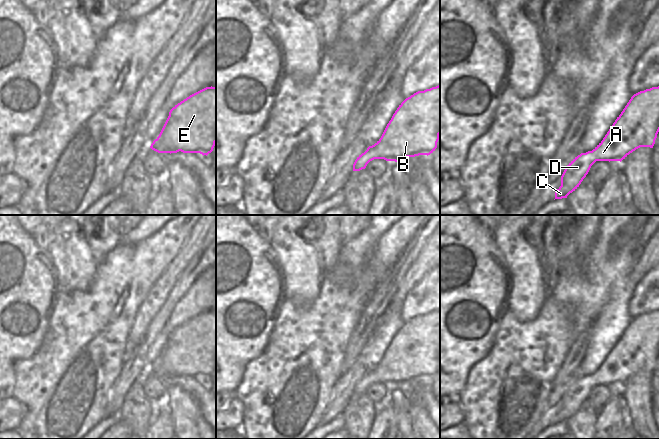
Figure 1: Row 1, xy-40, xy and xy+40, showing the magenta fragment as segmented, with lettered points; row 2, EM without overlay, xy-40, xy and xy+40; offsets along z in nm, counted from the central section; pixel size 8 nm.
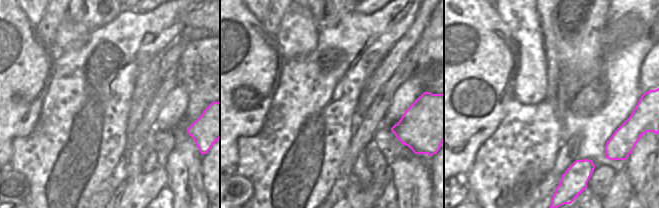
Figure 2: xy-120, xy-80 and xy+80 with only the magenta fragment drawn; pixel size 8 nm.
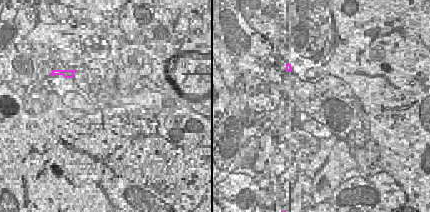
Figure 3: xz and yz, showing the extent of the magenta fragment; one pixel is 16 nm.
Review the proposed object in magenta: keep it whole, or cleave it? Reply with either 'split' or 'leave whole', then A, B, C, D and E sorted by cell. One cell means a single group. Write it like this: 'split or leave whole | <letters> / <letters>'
leave whole | A B C D E

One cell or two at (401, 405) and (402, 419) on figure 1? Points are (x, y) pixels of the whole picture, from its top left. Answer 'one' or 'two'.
one

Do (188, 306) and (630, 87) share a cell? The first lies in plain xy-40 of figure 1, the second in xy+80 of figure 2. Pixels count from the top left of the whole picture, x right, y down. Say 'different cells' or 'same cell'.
different cells

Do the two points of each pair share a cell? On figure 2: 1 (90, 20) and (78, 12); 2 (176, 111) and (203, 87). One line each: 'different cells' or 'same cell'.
1: same cell
2: different cells

